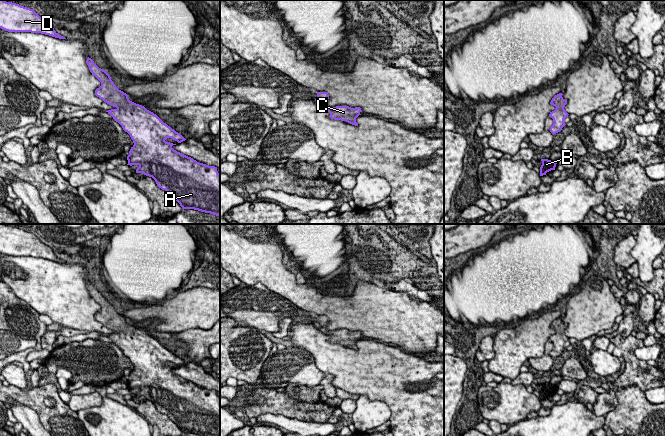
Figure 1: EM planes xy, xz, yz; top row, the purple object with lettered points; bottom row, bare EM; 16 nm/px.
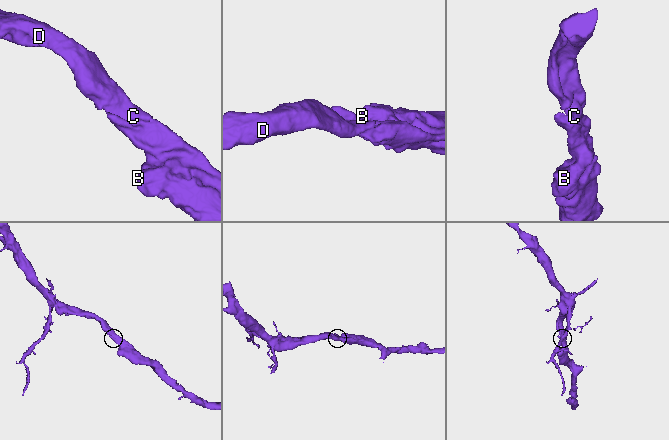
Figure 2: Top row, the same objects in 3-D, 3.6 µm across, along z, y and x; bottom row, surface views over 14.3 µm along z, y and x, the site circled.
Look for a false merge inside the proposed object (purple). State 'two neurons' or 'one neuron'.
one neuron

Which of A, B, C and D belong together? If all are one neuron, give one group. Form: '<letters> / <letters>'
A B C D

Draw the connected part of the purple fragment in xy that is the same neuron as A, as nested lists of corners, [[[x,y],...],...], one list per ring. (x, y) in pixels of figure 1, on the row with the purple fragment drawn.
[[[88,57],[86,63],[92,75],[101,82],[101,86],[95,90],[95,95],[114,107],[106,112],[122,126],[133,140],[134,145],[127,156],[127,165],[138,165],[136,173],[152,177],[157,186],[167,191],[182,209],[194,209],[220,217],[220,174],[217,167],[199,163],[174,150],[172,146],[176,144],[165,140],[171,138],[181,143],[186,139],[180,133],[144,106],[130,101],[128,95],[116,87],[110,75],[99,68],[91,58]]]

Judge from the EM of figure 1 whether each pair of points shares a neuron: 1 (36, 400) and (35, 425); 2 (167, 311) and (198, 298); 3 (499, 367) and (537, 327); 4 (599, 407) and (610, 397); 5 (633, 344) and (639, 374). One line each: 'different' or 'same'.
1: different
2: same
3: same
4: same
5: same

